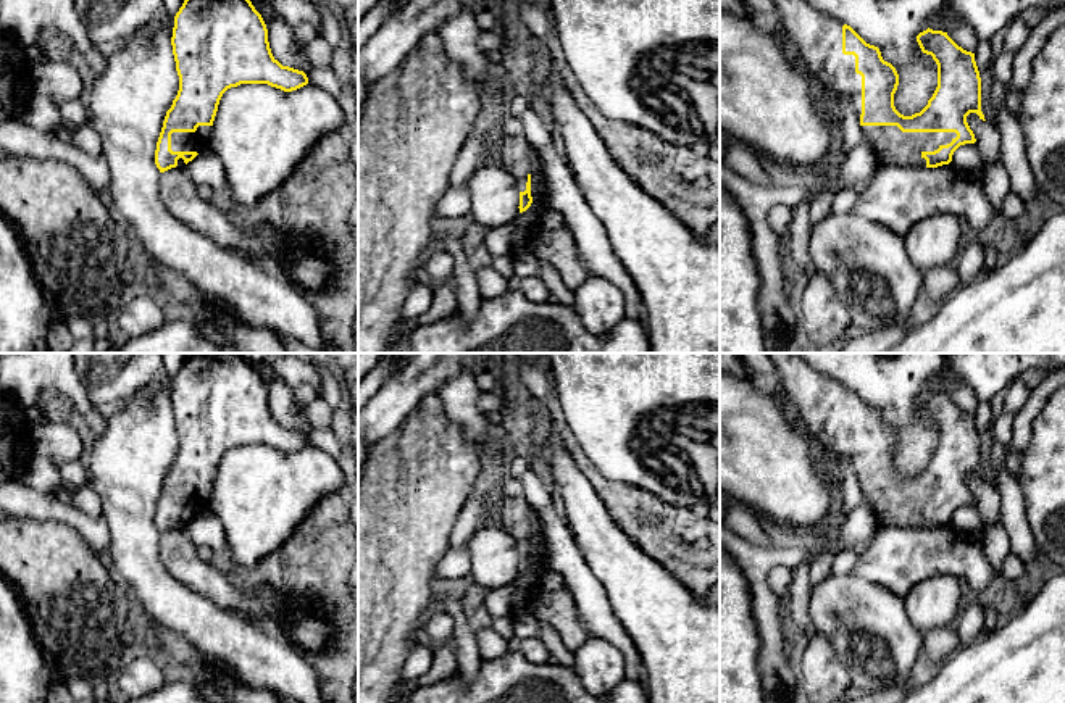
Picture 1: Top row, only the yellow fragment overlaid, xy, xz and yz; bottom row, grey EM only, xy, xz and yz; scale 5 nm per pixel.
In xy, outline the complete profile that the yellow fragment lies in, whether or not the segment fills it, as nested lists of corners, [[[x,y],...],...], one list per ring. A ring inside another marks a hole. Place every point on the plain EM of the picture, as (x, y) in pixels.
[[[73,353],[73,356],[76,372],[86,387],[89,400],[106,419],[119,413],[137,390],[152,382],[163,382],[173,390],[171,406],[179,437],[179,451],[166,472],[157,503],[155,526],[160,534],[176,527],[186,529],[198,514],[208,511],[218,466],[228,450],[240,445],[268,445],[284,453],[292,453],[308,445],[303,432],[282,427],[273,418],[266,385],[242,353],[190,353],[173,381],[165,371],[163,353]]]

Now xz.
[[[494,498],[487,508],[486,519],[497,527],[512,534],[520,550],[520,574],[526,572],[531,564],[531,529],[528,518],[529,505],[521,498]]]

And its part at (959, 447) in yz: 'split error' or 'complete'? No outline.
split error

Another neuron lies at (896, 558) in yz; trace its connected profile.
[[[950,524],[938,529],[878,527],[850,574],[902,600],[915,584],[938,574],[963,579],[976,593],[1002,579],[986,559],[983,543]]]

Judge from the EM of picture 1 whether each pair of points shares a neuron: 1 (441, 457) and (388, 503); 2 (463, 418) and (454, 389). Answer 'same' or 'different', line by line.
1: same
2: same

